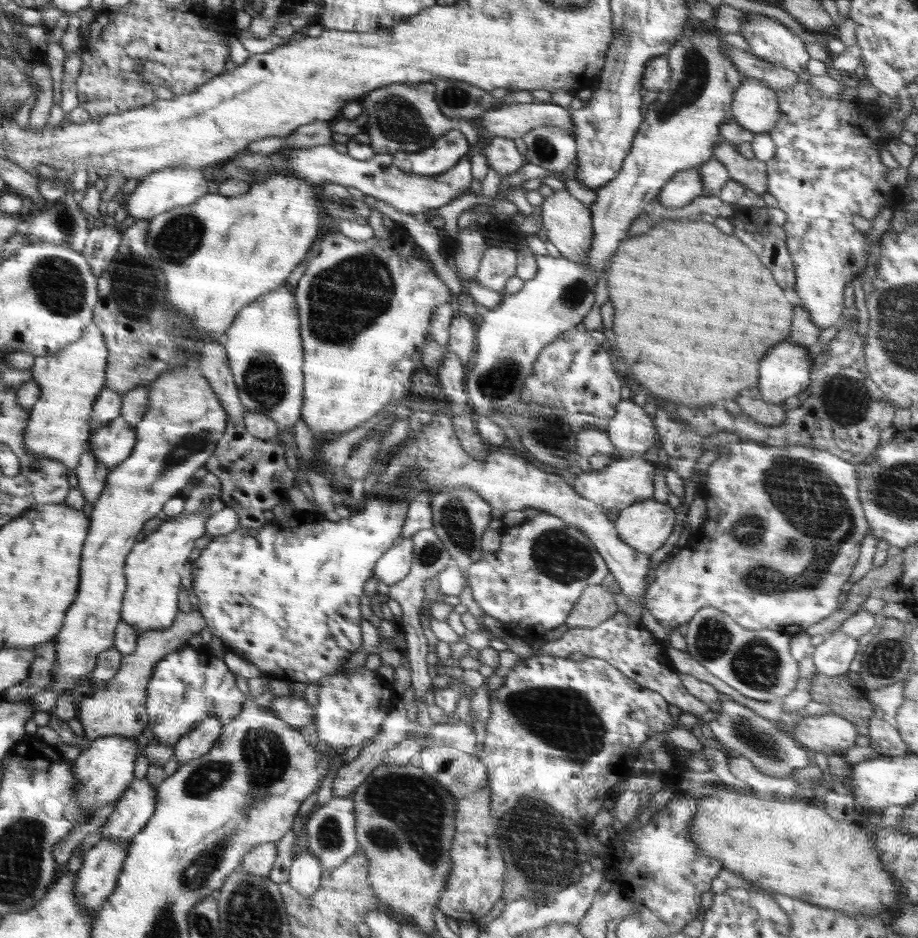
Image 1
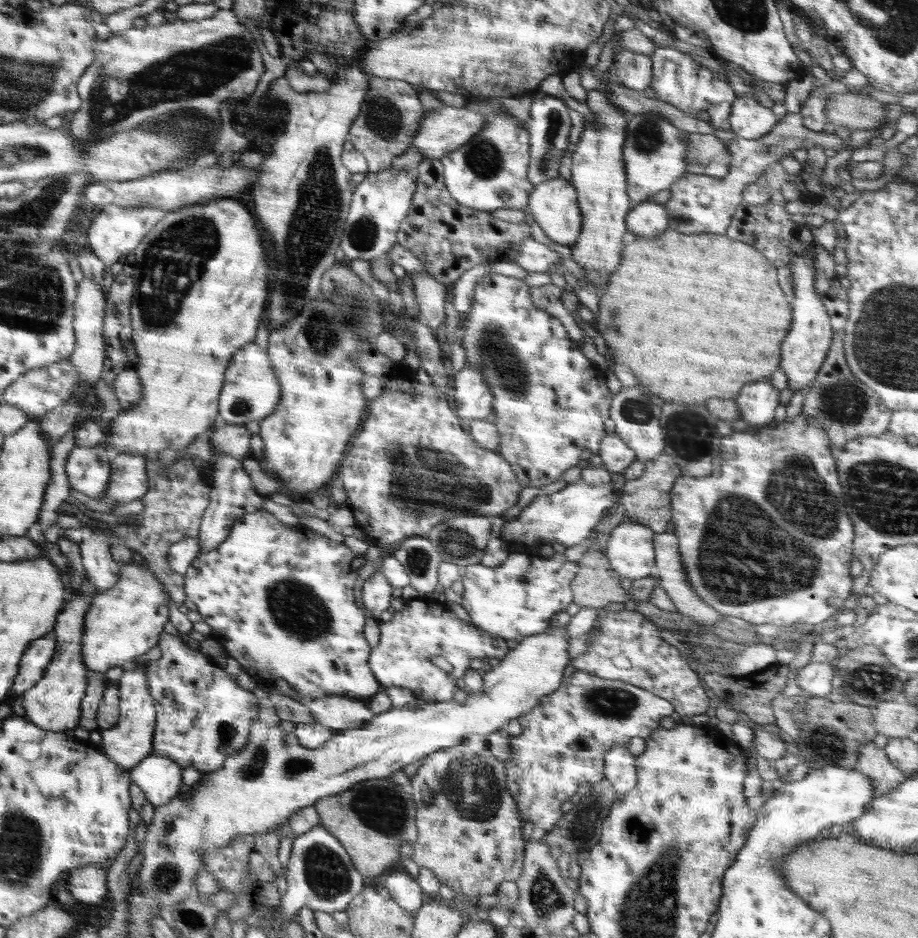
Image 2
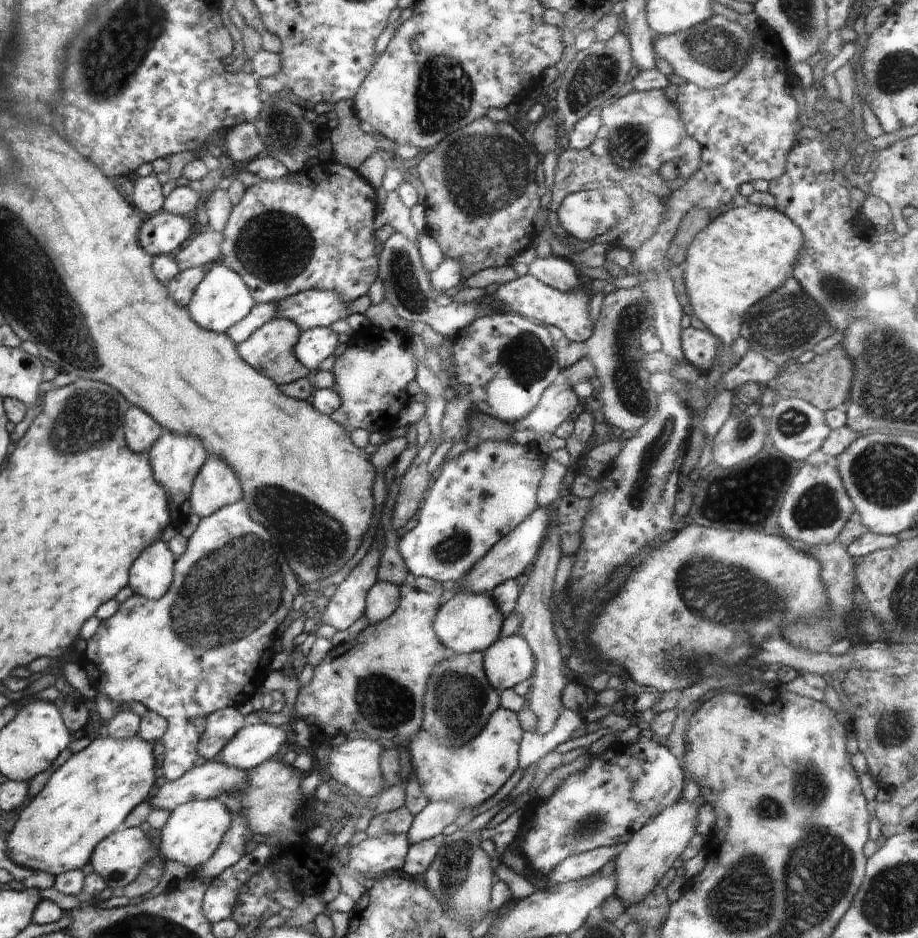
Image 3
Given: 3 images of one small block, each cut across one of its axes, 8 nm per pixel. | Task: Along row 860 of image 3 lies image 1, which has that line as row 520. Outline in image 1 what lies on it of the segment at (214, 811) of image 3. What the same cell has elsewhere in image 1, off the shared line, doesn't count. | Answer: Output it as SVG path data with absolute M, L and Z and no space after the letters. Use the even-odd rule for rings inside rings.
M210 505L201 506L180 519L163 521L156 532L133 547L130 560L125 560L125 576L130 576L130 592L126 592L126 616L122 616L122 620L132 626L137 635L138 632L162 631L174 623L180 612L177 599L182 580L180 568L195 556L194 540L206 534L205 524L209 516L204 512L207 507Z

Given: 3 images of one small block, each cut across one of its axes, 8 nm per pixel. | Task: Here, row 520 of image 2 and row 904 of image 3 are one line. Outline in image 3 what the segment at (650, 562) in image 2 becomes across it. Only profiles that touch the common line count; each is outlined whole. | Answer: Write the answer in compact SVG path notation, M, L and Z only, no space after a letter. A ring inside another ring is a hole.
M680 798L647 822L634 836L624 843L624 850L617 854L615 861L615 893L628 908L642 902L646 895L662 880L662 877L686 850L694 830L698 809L691 802Z

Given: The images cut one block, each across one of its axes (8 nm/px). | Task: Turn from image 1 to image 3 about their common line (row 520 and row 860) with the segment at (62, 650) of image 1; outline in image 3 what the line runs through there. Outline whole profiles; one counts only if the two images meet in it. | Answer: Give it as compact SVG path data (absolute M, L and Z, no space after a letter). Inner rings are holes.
M123 826L98 844L90 863L93 872L101 875L110 888L124 888L147 863L149 850L144 831Z

